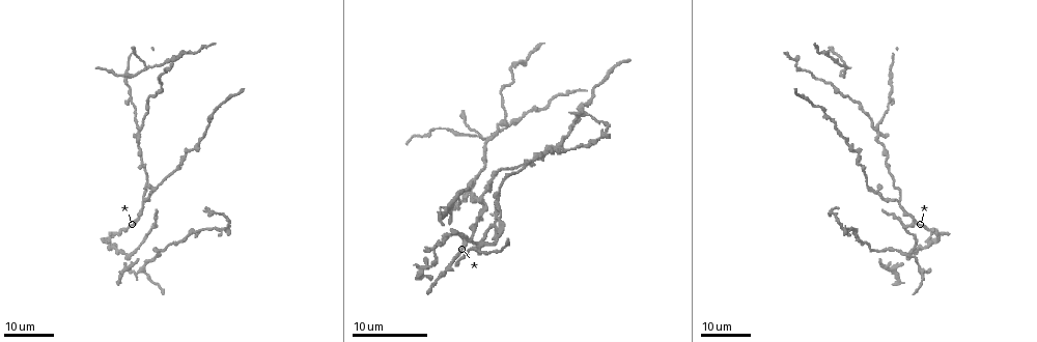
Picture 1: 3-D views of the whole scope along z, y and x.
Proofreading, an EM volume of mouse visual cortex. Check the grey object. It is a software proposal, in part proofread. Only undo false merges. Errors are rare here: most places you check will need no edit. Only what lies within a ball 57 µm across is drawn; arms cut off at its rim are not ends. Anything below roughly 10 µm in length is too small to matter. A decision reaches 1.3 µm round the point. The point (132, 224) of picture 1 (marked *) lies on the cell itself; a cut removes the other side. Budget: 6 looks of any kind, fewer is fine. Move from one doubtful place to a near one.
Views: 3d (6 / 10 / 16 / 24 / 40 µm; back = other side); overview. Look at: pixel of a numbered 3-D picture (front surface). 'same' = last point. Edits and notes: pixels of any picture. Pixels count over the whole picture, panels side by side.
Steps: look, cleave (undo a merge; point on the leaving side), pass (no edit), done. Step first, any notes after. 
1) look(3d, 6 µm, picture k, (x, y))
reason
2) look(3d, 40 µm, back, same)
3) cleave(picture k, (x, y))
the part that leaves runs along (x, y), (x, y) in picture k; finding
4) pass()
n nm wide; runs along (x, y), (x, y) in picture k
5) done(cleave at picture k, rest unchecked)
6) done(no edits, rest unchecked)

look(3d, 24 µm, picture 1, (481, 217))
three arms meet

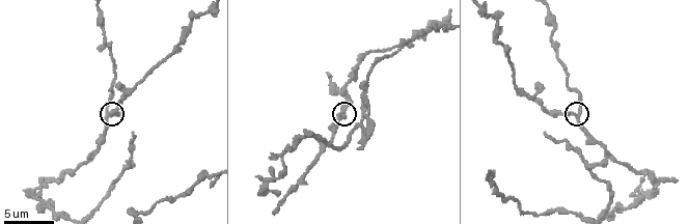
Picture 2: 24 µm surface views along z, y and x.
look(3d, 10 µm, picture 2, (341, 111))

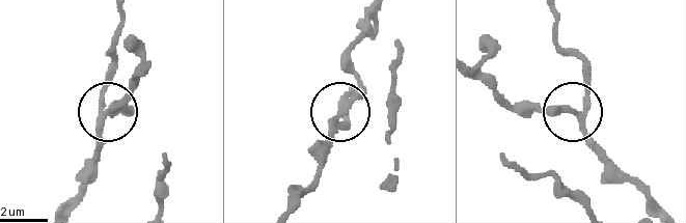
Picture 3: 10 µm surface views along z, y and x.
pass()
side arm 43 µm; runs along (291, 207), (314, 177), (330, 126), (356, 88), (354, 66) in picture 3; one cell here

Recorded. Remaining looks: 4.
look(3d, 24 µm, picture 1, (891, 99))
three arms meet

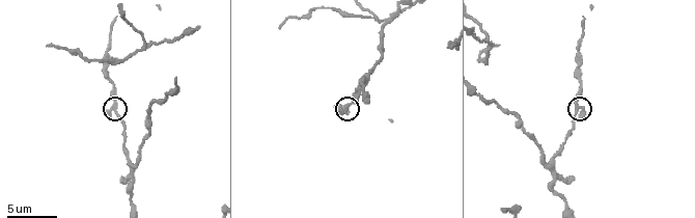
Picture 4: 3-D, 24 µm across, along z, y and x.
look(3d, 6 µm, picture 4, (115, 109))

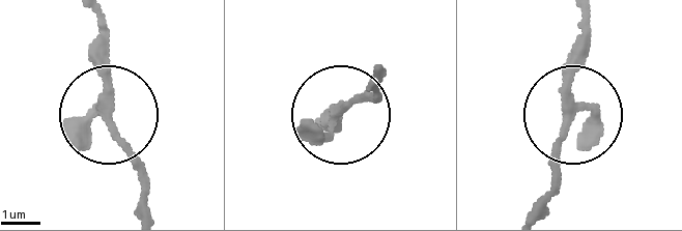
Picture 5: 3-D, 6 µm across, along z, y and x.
pass()
3 arms; runs along (141, 210), (141, 171), (111, 112), (102, 23) in picture 5; one cell here

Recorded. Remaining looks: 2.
look(3d, 10 µm, picture 4, (545, 166))
small branch off a trunk

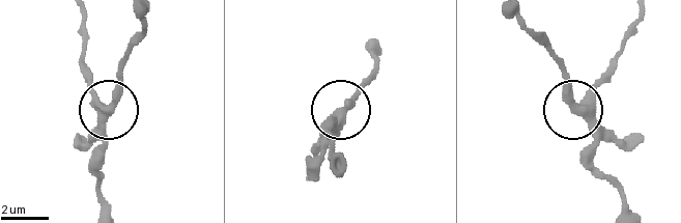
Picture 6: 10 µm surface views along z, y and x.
pass()
side arm 23 µm; runs along (106, 208), (100, 185), (104, 108), (84, 67) in picture 6; one cell here

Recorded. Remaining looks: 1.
done(no edits, rest unchecked)

